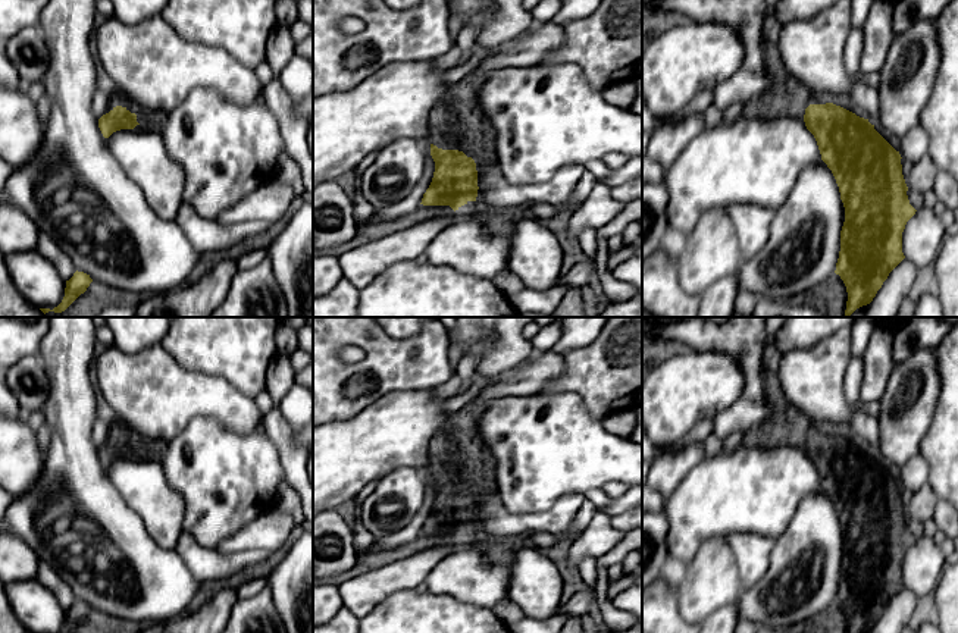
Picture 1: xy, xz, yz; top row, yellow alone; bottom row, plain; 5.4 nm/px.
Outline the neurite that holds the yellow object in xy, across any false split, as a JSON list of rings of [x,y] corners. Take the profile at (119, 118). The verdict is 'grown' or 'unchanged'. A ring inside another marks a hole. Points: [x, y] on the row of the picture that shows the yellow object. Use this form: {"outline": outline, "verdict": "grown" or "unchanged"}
{"outline": [[[116,106],[109,113],[98,119],[98,128],[104,138],[120,129],[134,129],[137,125],[137,115],[131,113],[126,107]]], "verdict": "unchanged"}

